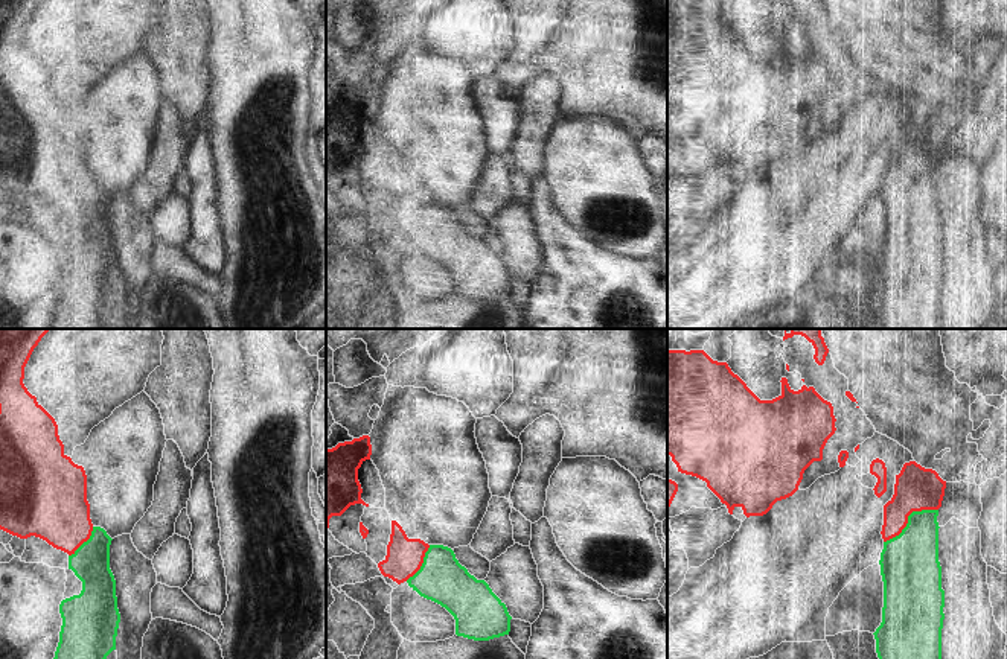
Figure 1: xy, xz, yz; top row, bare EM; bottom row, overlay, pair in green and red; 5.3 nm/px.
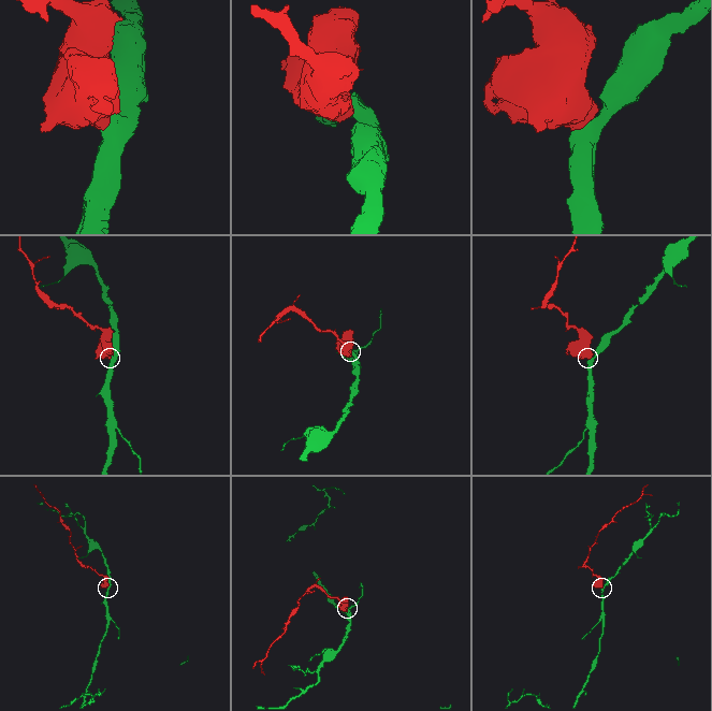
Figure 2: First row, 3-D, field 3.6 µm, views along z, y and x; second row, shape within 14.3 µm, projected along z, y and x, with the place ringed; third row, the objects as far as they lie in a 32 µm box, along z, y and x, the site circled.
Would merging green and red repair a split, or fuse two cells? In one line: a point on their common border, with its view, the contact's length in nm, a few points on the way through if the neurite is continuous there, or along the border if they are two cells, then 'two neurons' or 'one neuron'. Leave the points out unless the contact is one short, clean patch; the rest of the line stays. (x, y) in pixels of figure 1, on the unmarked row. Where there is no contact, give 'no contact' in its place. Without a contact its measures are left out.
yz (908, 177) | 340 nm | across yz (910, 224), (908, 177), (916, 162), (916, 148) | one neuron

